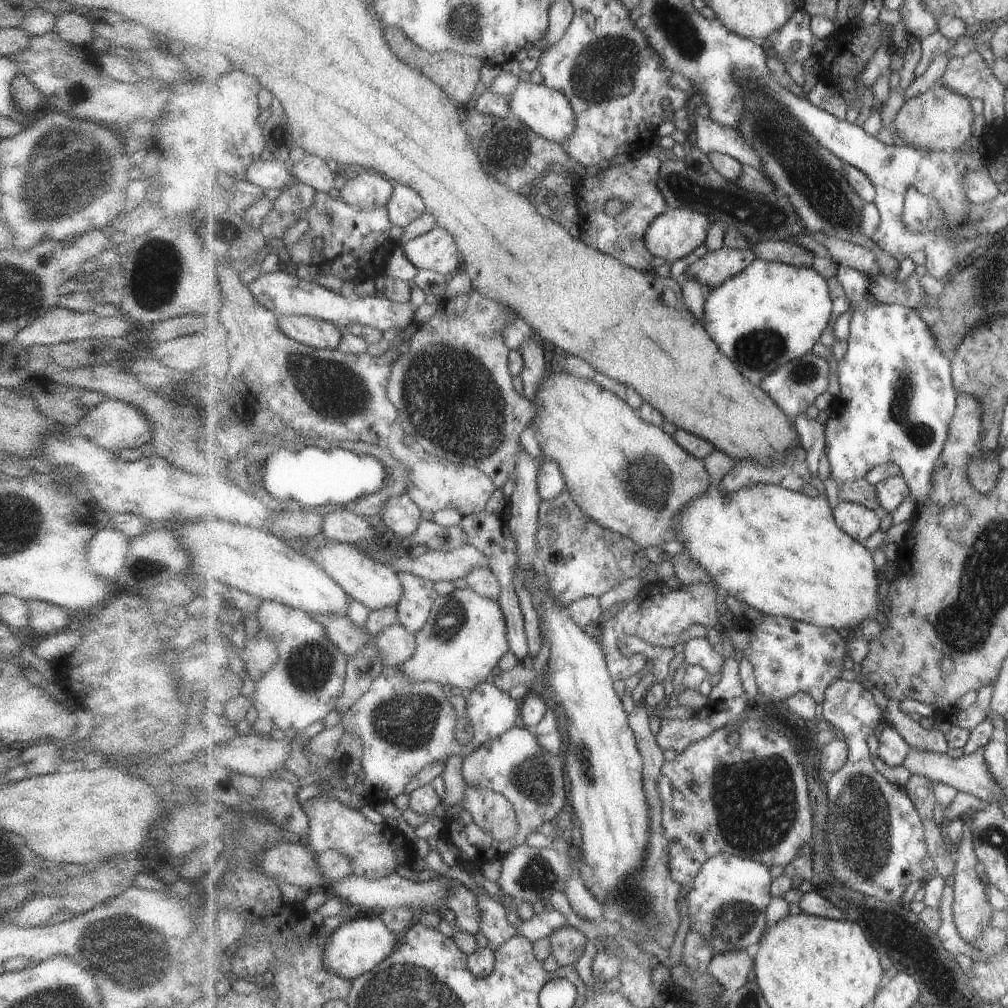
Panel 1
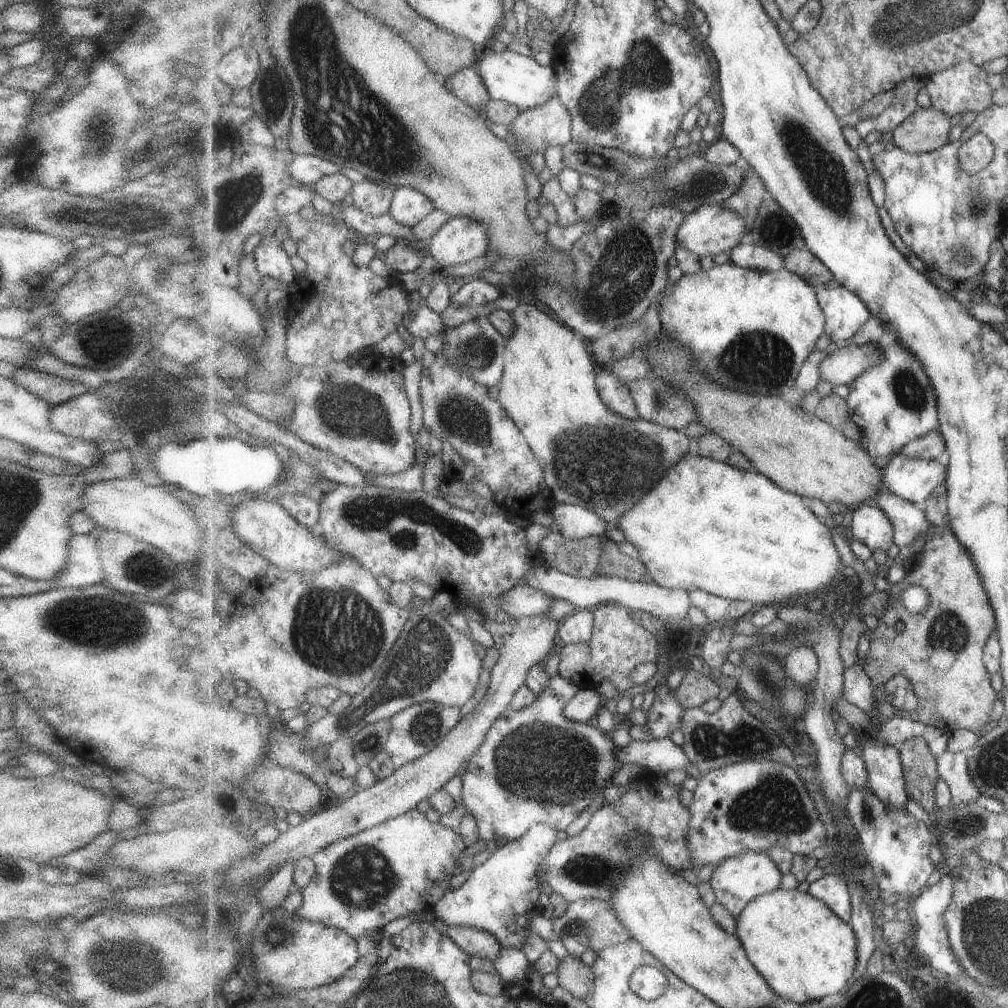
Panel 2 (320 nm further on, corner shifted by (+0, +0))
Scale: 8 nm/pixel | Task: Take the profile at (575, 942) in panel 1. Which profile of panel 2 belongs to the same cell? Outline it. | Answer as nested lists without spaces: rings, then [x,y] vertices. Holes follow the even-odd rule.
[[[567,955],[561,959],[556,973],[560,978],[560,986],[579,999],[591,996],[594,989],[595,973],[582,959]]]

